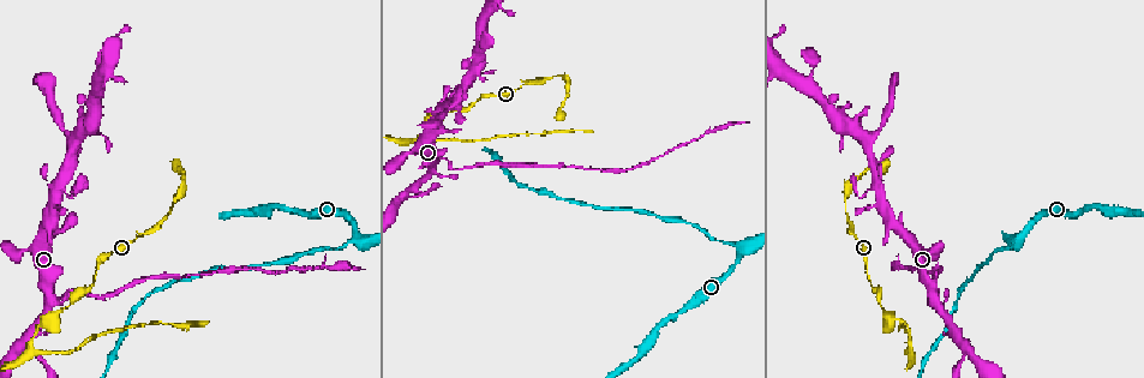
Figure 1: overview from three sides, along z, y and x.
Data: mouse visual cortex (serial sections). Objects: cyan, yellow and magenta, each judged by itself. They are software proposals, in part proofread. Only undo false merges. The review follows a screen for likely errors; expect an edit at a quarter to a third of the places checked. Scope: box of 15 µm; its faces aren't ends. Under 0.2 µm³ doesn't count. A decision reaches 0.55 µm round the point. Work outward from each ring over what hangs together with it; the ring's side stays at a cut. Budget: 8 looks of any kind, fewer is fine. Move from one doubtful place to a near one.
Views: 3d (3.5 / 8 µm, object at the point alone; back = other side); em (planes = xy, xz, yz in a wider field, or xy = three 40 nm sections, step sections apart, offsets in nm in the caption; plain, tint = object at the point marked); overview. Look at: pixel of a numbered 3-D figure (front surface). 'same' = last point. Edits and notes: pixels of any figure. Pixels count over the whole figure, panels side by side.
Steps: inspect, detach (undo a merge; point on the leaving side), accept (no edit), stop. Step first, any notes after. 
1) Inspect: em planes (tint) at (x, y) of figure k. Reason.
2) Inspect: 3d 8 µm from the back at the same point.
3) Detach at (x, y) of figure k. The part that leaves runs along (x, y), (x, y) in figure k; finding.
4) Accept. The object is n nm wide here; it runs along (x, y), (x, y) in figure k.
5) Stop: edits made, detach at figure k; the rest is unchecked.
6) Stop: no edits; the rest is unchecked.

Inspect: 3d 3.5 µm at (18, 346) of figure 1. Arms part here.

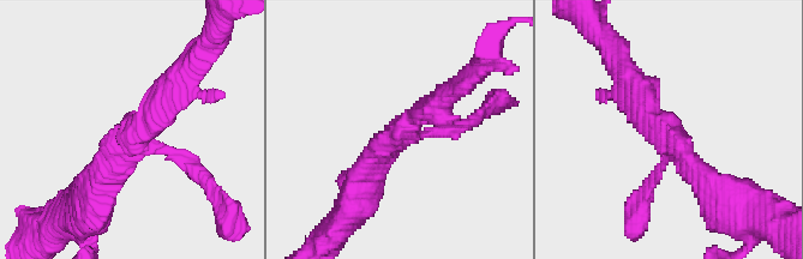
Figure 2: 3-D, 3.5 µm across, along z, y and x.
Inspect: em xy step 1 (tint) at (135, 137) of figure 2. 3 arms meet here; the arms are 150, 300, 400 nm wide; shape alone is not enough.

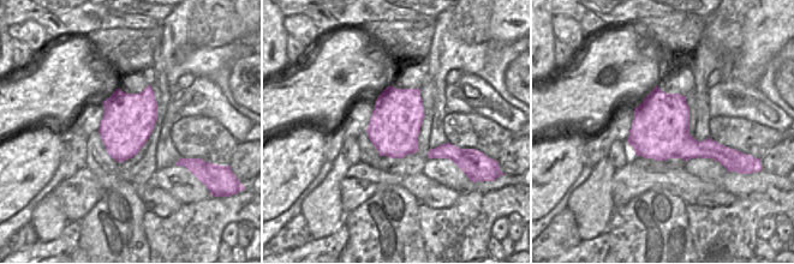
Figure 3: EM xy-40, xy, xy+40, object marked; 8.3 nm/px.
Accept. It runs along (177, 80), (102, 166), (95, 191) in figure 2; continuous, no second cell.

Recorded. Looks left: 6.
Inspect: 3d 8 µm at (938, 289) of figure 1.

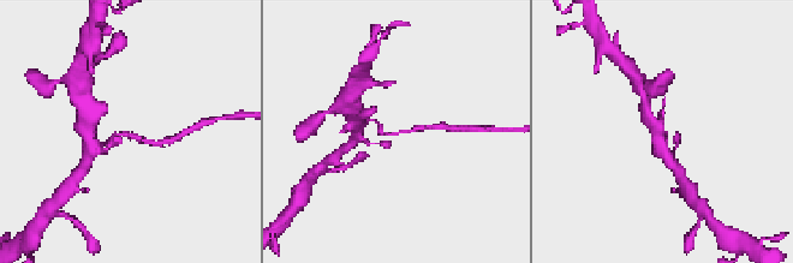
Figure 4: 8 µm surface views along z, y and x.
Inspect: em xy step 5 (tint) at (121, 134) of figure 4. The arms are 100, 150 nm wide.

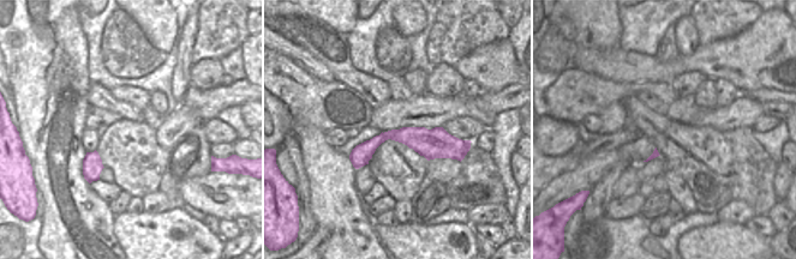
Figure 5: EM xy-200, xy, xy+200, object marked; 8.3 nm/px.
Detach at (141, 139) of figure 4. The object is 220 nm wide here; the part that leaves runs along (118, 136), (166, 141) in figure 4; a second cell is stuck on.

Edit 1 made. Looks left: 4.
Inspect: 3d 8 µm at (334, 250) of figure 1. A narrow waist.

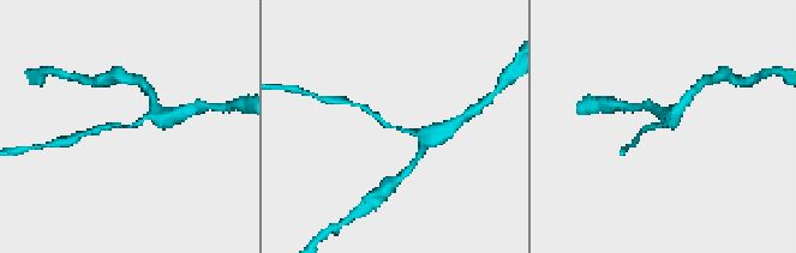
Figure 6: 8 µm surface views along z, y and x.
Inspect: 3d 3.5 µm at (661, 125) of figure 6. Zoom in.

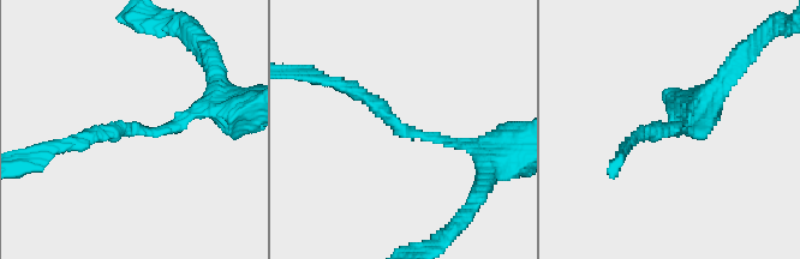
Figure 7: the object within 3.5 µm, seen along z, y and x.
Inspect: em xy step 2 (tint) at (414, 133) of figure 7. Shape alone is not enough.

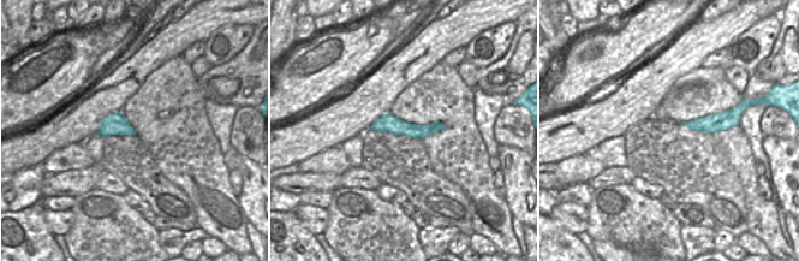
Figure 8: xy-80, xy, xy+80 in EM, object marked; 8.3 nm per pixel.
Accept. The arms are 150, 200 nm wide; it runs along (375, 126), (441, 126) in figure 8; continuous, no second cell.

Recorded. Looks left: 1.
Stop: edits made, detach at figure 4; the rest is unchecked.

